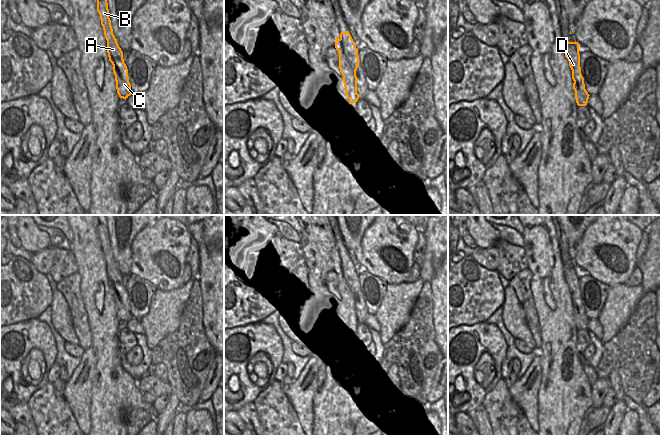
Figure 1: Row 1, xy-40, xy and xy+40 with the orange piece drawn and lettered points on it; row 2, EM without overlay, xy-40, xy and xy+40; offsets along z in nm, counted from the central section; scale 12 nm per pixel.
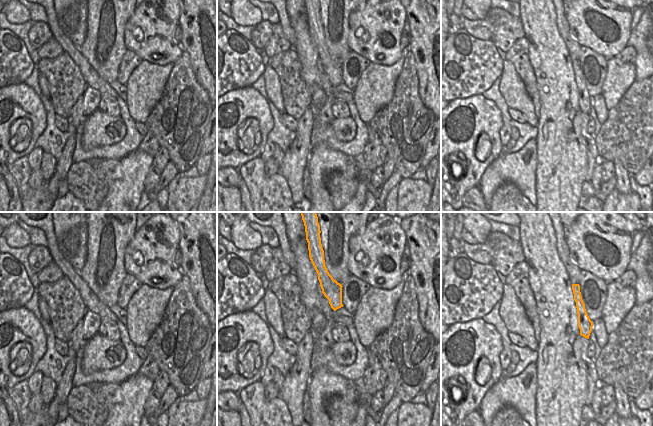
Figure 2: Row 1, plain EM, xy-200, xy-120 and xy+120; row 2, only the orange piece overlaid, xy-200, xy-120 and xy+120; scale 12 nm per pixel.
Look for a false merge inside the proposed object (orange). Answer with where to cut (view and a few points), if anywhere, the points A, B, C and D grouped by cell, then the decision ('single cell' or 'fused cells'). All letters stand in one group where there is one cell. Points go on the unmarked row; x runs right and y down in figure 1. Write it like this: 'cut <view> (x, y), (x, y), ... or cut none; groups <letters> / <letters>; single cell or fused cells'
cut none; groups A B C D; single cell

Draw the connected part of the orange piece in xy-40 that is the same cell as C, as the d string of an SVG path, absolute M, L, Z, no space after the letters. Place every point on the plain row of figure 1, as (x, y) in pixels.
M105 215L94 216L97 220L97 235L100 239L101 249L107 264L107 277L109 285L113 289L117 317L120 322L126 323L132 318L131 308L129 306L128 293L124 287L123 276L113 258L111 244L109 242L107 219Z

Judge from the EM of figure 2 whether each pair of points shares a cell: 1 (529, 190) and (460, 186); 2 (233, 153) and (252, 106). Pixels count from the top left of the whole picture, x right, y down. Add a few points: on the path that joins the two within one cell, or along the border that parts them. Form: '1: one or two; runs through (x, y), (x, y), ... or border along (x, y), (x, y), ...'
1: two; border along (489, 165), (482, 174), (477, 186)
2: one; runs through (231, 141), (231, 129), (240, 118)

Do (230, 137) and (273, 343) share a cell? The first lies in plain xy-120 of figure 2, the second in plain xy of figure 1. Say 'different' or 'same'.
same

